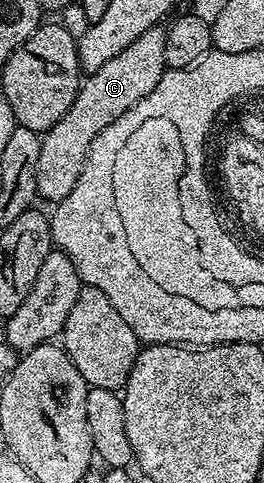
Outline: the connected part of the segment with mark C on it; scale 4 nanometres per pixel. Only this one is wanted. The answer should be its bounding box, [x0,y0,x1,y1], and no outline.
[36,25,167,205]

